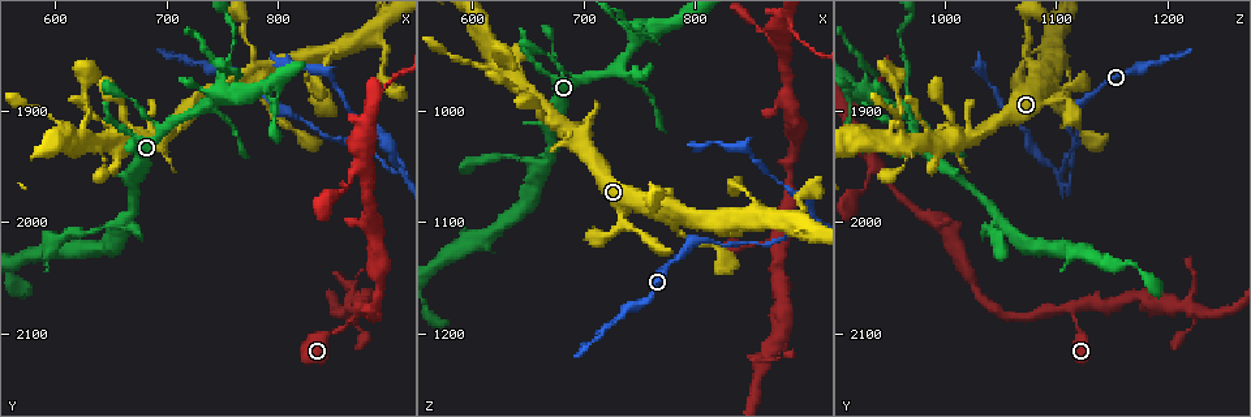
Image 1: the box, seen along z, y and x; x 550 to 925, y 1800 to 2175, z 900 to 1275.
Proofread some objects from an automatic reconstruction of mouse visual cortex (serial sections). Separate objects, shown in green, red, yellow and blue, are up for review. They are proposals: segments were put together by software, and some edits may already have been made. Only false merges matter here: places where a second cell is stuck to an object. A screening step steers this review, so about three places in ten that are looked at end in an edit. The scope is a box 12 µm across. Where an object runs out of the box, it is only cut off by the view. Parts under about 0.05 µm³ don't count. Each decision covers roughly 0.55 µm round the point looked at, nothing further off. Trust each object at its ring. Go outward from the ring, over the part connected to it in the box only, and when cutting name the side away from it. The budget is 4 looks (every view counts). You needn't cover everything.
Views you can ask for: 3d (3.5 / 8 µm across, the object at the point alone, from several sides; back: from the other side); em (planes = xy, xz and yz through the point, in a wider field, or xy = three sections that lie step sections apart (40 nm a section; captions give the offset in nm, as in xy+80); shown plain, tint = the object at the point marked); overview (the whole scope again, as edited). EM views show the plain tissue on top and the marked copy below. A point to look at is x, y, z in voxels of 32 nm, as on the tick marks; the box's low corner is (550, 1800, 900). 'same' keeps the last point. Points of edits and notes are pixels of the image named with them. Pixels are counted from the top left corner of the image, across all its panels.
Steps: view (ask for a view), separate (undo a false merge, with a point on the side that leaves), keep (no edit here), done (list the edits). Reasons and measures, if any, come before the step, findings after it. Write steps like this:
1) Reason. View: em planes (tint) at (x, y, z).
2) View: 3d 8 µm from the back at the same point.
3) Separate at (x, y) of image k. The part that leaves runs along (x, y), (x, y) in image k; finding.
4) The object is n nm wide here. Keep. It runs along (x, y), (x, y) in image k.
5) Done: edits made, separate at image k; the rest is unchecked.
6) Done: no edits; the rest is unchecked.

Three arms meet. View: 3d 3.5 µm at (876, 2078, 1114).

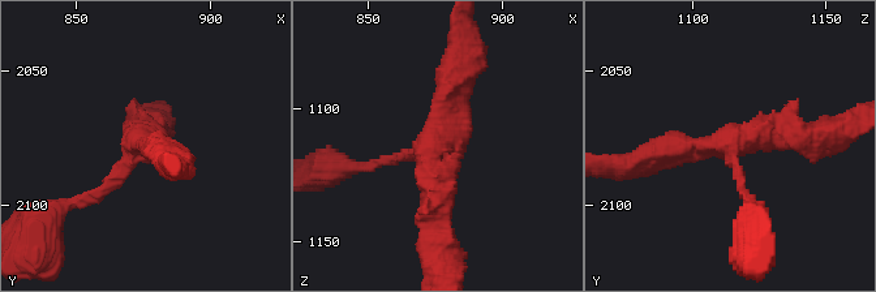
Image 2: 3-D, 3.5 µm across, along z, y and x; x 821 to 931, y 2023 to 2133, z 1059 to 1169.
3 arms meet here; the arms are 150, 300, 300 nm wide. View: em xy step 2 (tint) at (875, 2081, 1115).

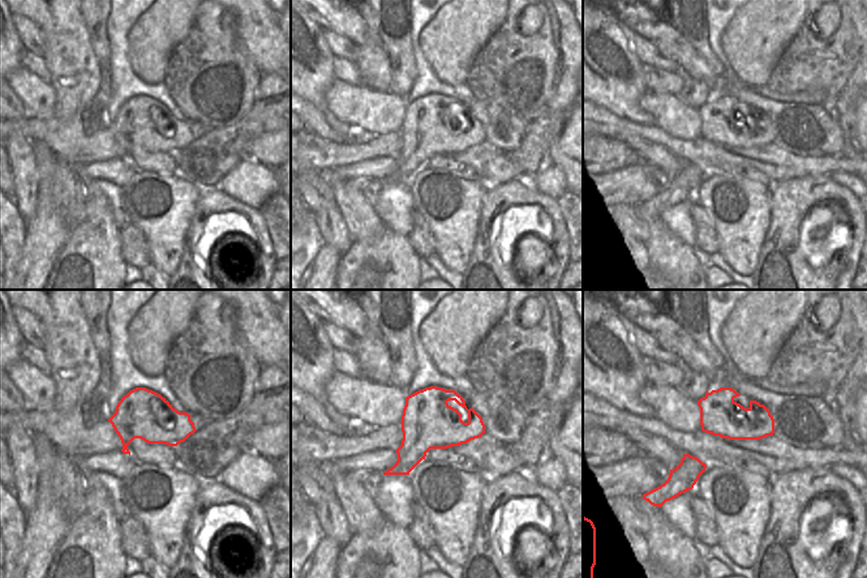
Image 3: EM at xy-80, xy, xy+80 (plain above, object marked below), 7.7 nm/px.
Keep. It runs along (366, 167), (446, 140), (458, 73) in image 2; all the same cell.

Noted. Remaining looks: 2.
Sharp bend. View: 3d 3.5 µm from the back at (866, 2076, 1220).

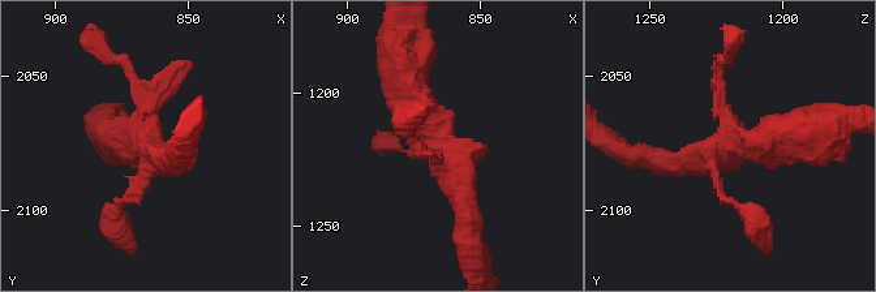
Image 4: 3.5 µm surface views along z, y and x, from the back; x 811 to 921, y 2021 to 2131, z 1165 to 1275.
View: em xy step 2 (tint) at (866, 2075, 1218).

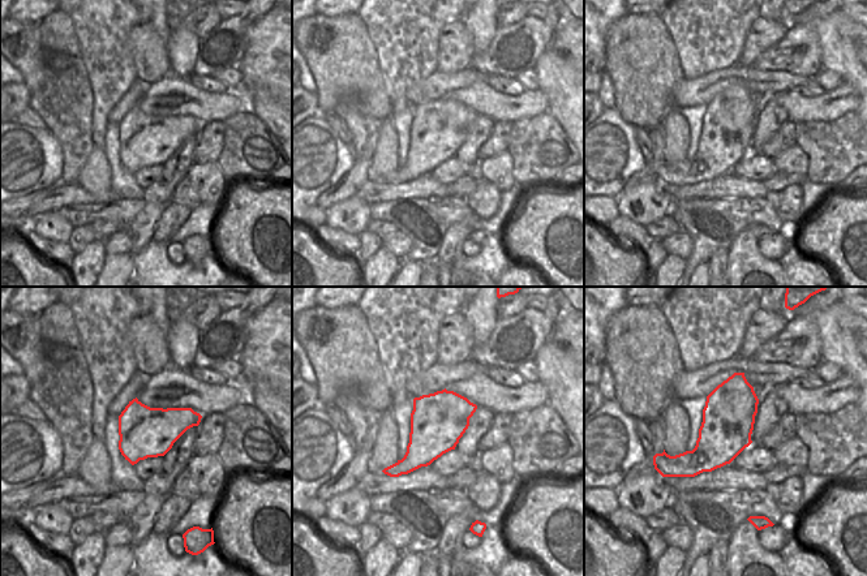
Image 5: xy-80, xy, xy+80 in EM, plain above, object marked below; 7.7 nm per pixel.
Keep. It runs along (398, 71), (458, 164), (467, 214) in image 4; one cell here.

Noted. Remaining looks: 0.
Done: no edits; the rest is unchecked.

